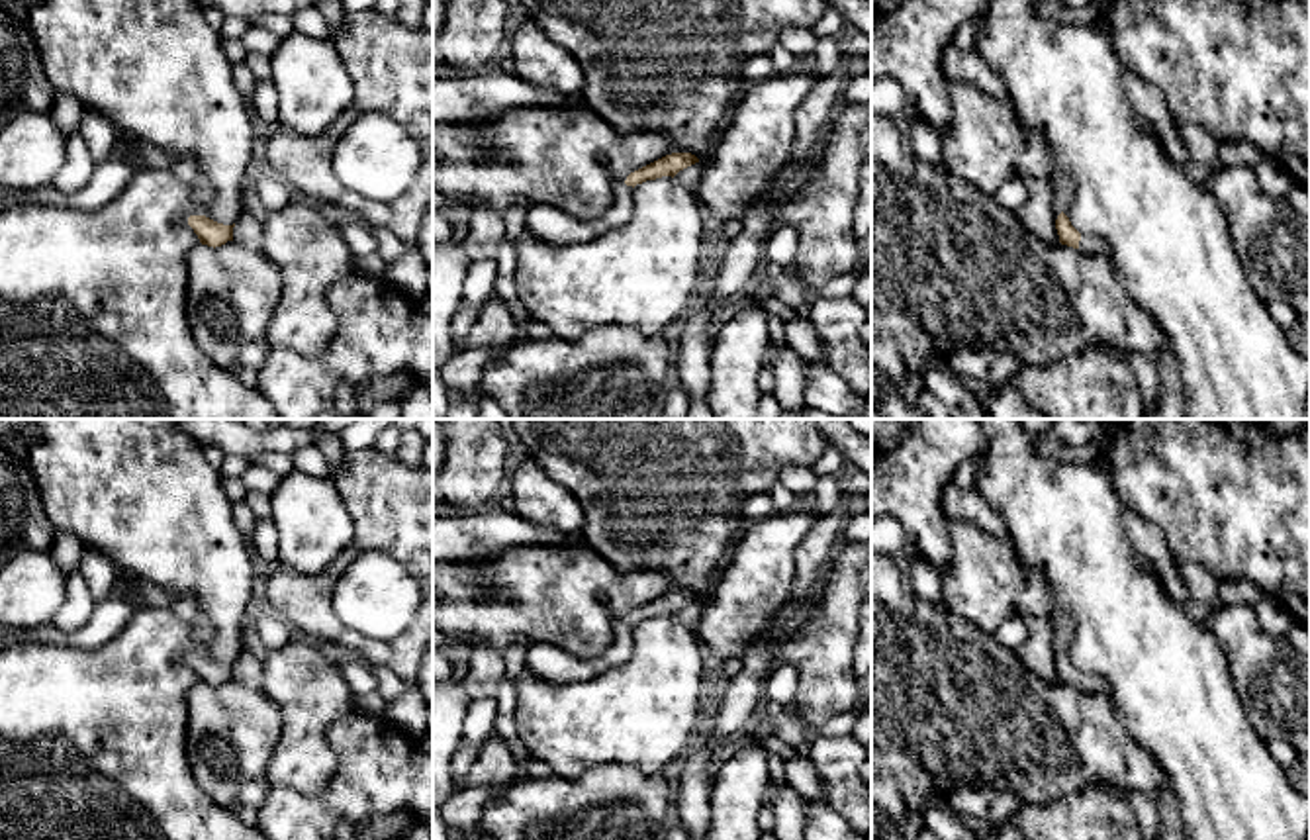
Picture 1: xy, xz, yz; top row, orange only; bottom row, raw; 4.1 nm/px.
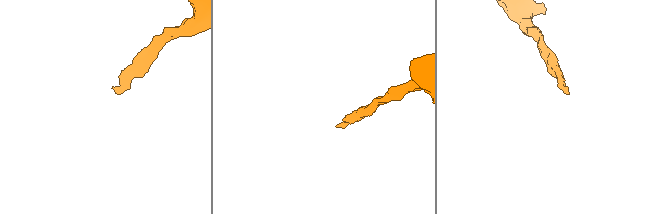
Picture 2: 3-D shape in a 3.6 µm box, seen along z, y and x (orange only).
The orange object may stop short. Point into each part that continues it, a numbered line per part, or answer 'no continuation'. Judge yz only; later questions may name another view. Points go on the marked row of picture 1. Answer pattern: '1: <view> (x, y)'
1: yz (1087, 243)

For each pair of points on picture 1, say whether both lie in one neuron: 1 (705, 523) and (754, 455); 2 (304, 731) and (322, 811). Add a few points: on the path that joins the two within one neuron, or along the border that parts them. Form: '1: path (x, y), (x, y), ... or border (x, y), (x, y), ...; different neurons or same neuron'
1: path (707, 506), (737, 472); same neuron
2: border (333, 748), (335, 772), (320, 790), (273, 786); different neurons

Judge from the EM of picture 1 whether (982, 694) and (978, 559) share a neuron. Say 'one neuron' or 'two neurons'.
two neurons

